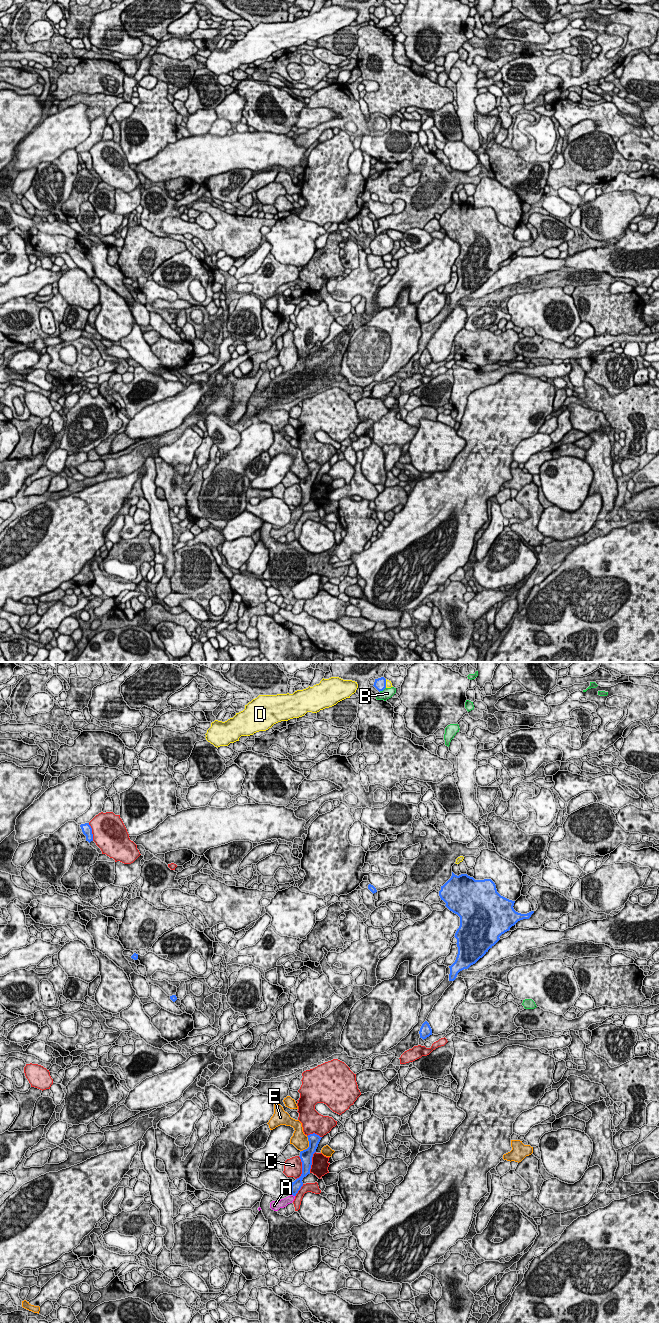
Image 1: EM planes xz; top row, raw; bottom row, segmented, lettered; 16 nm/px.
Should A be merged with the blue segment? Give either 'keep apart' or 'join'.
join

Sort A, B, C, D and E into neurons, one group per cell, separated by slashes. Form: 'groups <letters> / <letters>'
groups A / B / C / D / E

